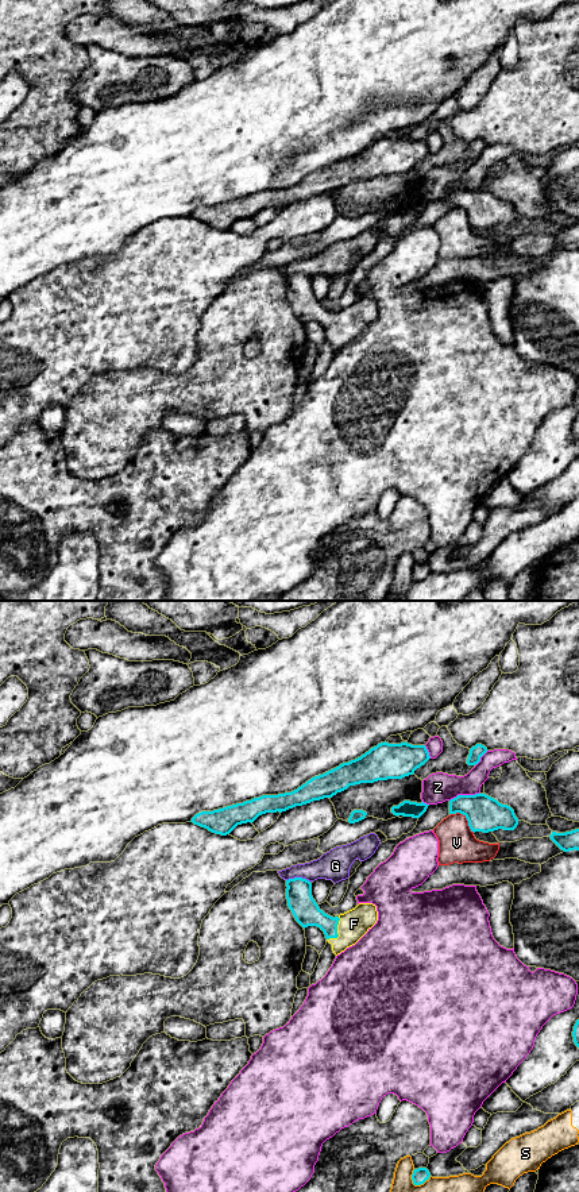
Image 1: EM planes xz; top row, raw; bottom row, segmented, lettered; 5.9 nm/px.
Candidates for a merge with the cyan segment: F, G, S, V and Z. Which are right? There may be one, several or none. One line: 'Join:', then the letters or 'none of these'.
Join: F

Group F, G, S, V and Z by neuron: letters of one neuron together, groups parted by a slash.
F / G / S / V / Z

